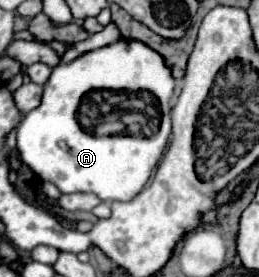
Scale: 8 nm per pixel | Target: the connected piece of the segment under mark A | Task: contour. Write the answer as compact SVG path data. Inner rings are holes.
M117 40L105 48L87 52L69 64L57 64L53 68L47 84L43 86L41 104L35 110L31 110L17 126L19 158L45 182L53 182L61 190L61 194L91 192L91 194L99 196L101 200L119 200L119 202L133 200L143 190L143 186L147 184L151 174L155 172L157 162L167 148L167 142L171 136L173 92L175 92L175 78L171 76L171 68L167 68L167 62L163 60L163 56L159 56L159 52L155 52L141 40ZM103 90L109 90L109 92L147 90L147 92L151 92L159 102L155 130L147 136L141 136L141 134L123 134L123 136L121 134L101 134L101 136L97 136L93 130L89 130L89 122L99 122L99 116L95 118L95 114L93 114L95 104L91 100L91 92L103 92Z

